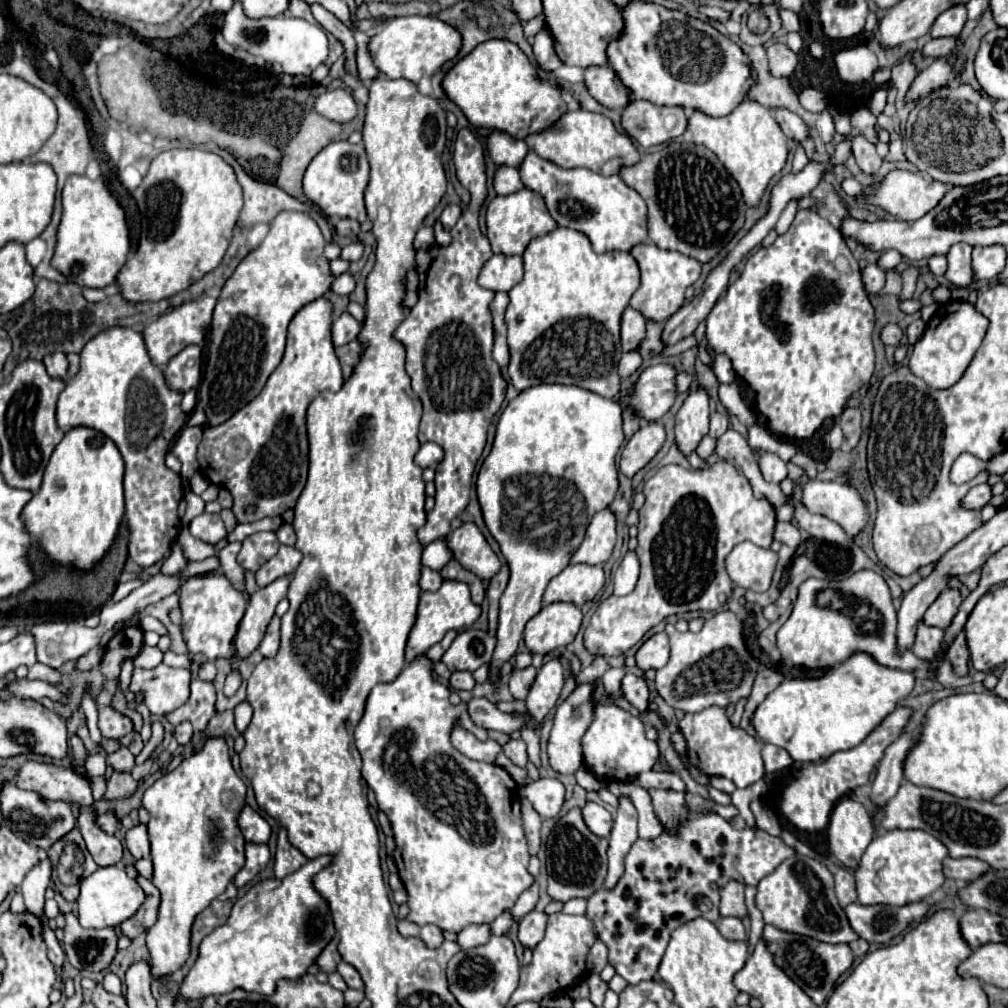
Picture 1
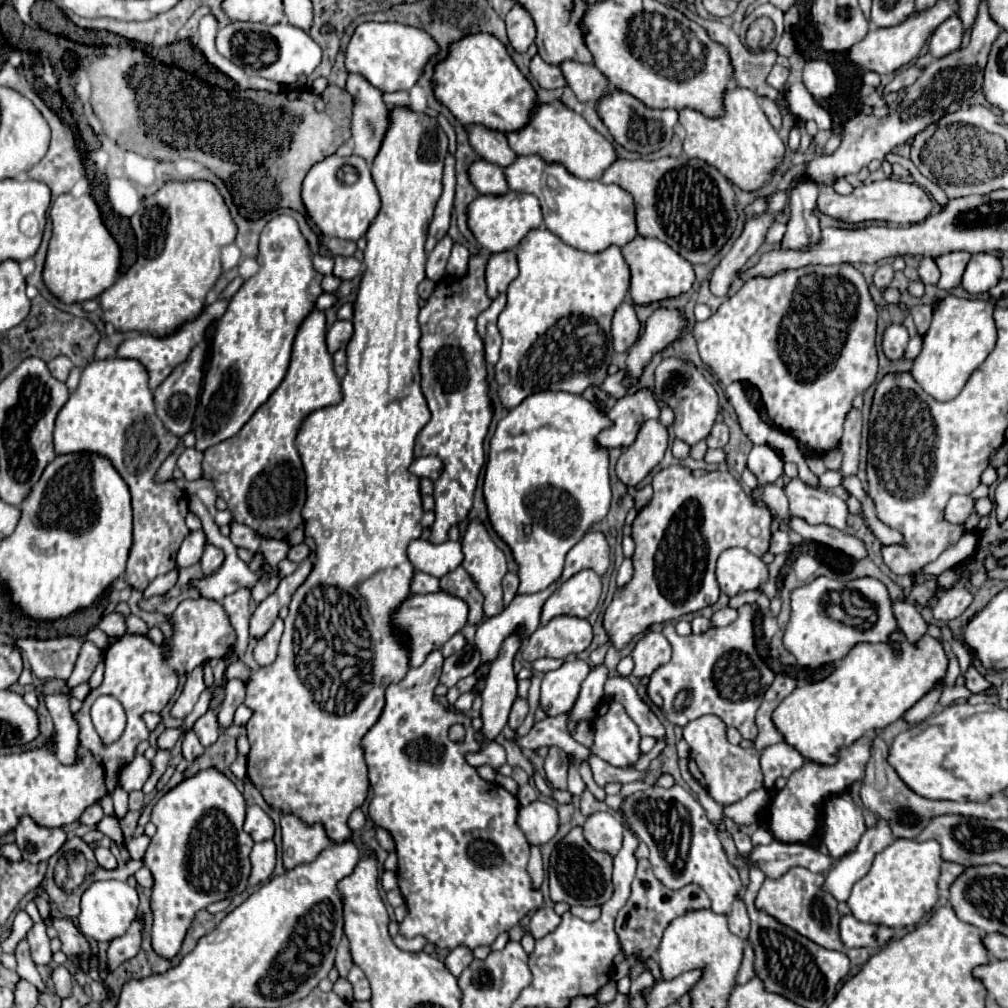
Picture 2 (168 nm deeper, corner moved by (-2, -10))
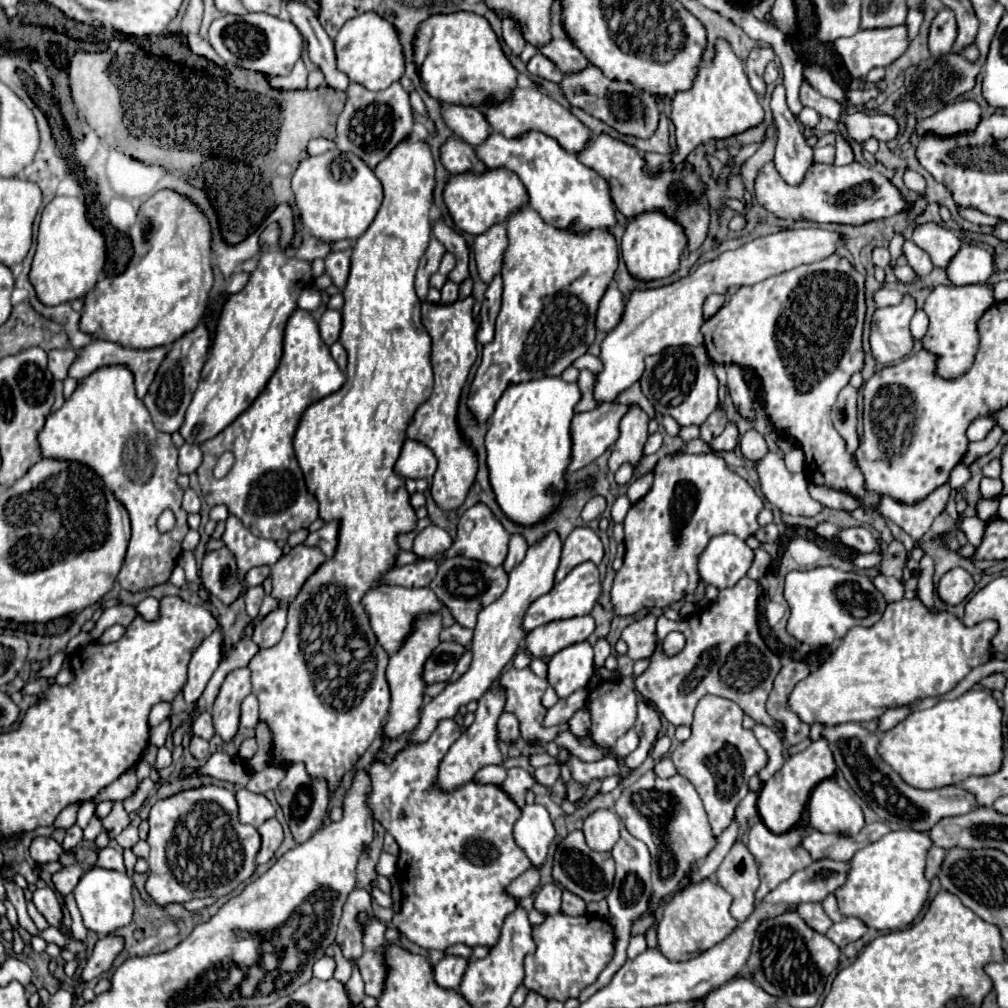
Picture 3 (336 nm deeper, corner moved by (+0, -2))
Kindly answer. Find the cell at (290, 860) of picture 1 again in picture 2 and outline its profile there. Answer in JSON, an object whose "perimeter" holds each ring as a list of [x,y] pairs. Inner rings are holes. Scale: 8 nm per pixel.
{"perimeter":[[[282,815],[282,863],[290,871],[302,863],[310,863],[330,845],[322,825],[308,827],[294,815]]]}

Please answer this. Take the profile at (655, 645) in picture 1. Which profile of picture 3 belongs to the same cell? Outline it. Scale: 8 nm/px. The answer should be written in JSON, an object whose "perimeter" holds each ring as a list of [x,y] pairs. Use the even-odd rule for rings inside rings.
{"perimeter":[[[648,613],[646,617],[634,621],[632,625],[628,625],[622,631],[622,639],[628,645],[628,657],[638,661],[638,659],[646,659],[652,657],[658,639],[656,639],[656,615]]]}

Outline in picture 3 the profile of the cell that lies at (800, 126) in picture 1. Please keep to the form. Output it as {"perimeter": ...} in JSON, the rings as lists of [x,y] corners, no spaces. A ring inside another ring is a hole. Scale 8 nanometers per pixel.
{"perimeter":[[[754,47],[748,55],[748,59],[744,61],[746,65],[746,75],[750,79],[750,85],[752,89],[758,93],[758,95],[764,95],[766,91],[766,83],[762,79],[762,73],[766,69],[766,65],[774,59],[774,49],[772,47]]]}

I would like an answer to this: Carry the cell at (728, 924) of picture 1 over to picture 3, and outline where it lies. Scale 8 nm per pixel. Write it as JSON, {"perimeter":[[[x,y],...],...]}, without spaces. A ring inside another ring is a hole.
{"perimeter":[[[738,839],[732,845],[732,849],[728,851],[728,855],[716,871],[716,879],[720,887],[734,897],[732,917],[738,923],[742,923],[752,913],[752,907],[756,903],[754,893],[760,885],[758,863],[744,841]]]}

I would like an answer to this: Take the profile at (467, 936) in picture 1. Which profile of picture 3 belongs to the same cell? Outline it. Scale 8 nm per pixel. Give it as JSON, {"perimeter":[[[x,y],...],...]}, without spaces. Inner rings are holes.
{"perimeter":[[[444,957],[440,963],[434,967],[434,981],[442,989],[460,989],[460,979],[466,971],[468,961],[462,957]]]}

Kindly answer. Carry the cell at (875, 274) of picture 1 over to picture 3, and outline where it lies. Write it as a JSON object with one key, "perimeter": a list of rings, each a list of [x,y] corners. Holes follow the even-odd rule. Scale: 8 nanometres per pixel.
{"perimeter":[[[876,247],[872,251],[872,261],[874,261],[874,265],[886,269],[890,265],[890,253],[888,253],[888,249],[886,247]]]}

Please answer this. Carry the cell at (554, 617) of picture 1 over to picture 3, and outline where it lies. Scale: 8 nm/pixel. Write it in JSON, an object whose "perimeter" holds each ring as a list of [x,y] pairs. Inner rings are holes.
{"perimeter":[[[590,615],[546,623],[544,627],[538,627],[536,631],[532,631],[532,635],[526,637],[526,649],[534,657],[546,659],[556,655],[564,647],[586,641],[592,631],[594,631],[594,619]]]}

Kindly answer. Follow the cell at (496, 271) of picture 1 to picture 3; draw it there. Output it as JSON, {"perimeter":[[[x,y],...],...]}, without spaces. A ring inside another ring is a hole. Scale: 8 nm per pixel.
{"perimeter":[[[496,223],[488,231],[476,235],[472,247],[474,247],[474,259],[476,259],[478,275],[484,283],[490,283],[492,277],[496,273],[500,273],[504,251],[508,247],[506,225]]]}

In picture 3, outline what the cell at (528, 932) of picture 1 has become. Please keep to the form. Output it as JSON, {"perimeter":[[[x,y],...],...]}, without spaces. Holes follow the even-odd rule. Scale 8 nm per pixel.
{"perimeter":[[[546,883],[536,893],[534,907],[548,915],[556,915],[560,911],[560,901],[562,901],[562,887],[556,883]]]}

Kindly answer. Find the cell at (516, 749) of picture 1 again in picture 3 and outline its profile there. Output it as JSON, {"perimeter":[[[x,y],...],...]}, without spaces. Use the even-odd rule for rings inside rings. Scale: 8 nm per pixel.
{"perimeter":[[[508,769],[508,777],[506,781],[502,783],[502,789],[510,795],[510,799],[518,805],[518,807],[524,807],[524,797],[526,797],[526,791],[534,787],[534,777],[524,771],[524,769]]]}

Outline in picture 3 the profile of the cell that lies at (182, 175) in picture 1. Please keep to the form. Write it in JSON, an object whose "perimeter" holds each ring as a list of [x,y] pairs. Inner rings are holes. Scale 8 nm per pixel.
{"perimeter":[[[164,189],[152,195],[138,211],[138,219],[130,229],[130,241],[134,245],[134,257],[128,269],[118,277],[102,277],[96,287],[84,299],[84,311],[80,317],[80,331],[98,335],[98,339],[118,343],[128,349],[152,349],[166,347],[192,331],[204,315],[206,299],[214,283],[210,261],[210,227],[204,223],[204,215],[188,203],[186,197]]]}

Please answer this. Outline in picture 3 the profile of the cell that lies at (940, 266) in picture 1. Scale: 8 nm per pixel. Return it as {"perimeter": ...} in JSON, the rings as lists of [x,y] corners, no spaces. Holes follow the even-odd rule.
{"perimeter":[[[910,239],[904,241],[904,245],[902,245],[902,253],[904,253],[908,265],[914,269],[916,275],[924,277],[924,275],[928,275],[928,273],[934,269],[934,265],[932,265],[928,253],[926,253],[924,249],[920,249],[918,245],[914,245]]]}

